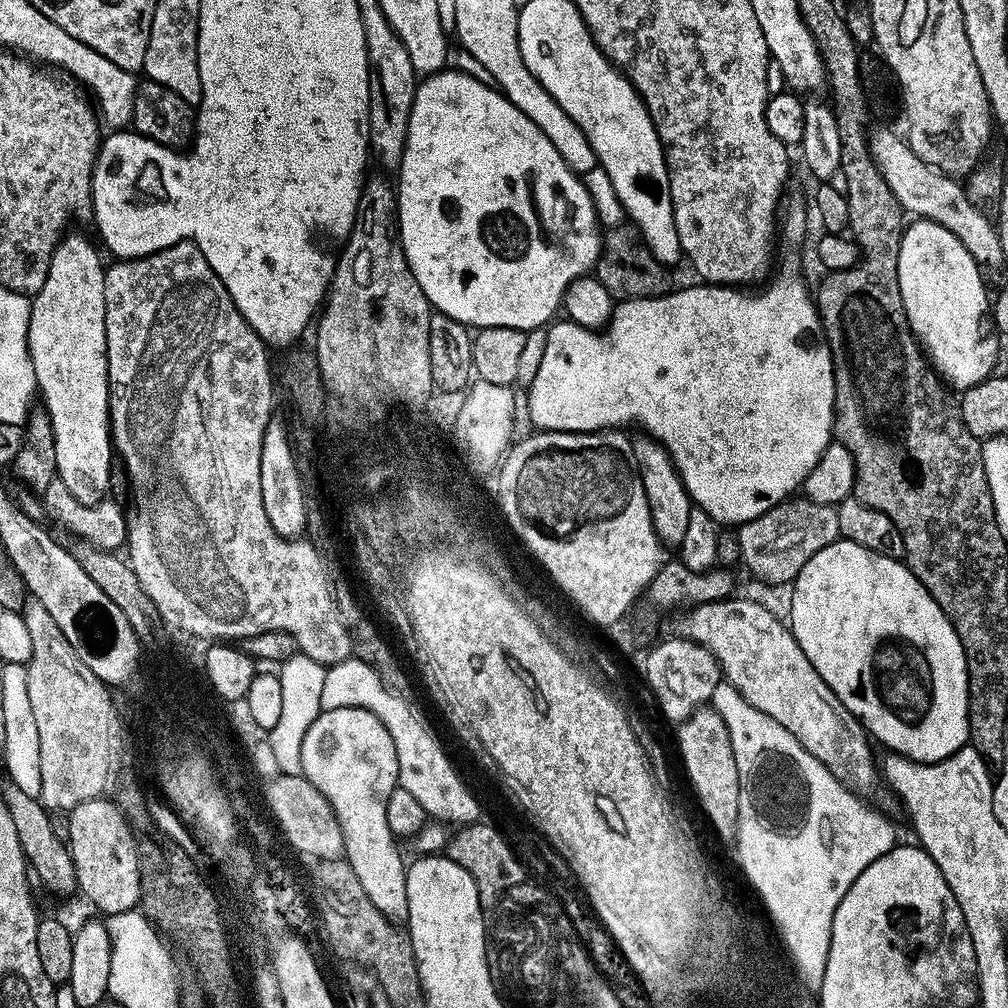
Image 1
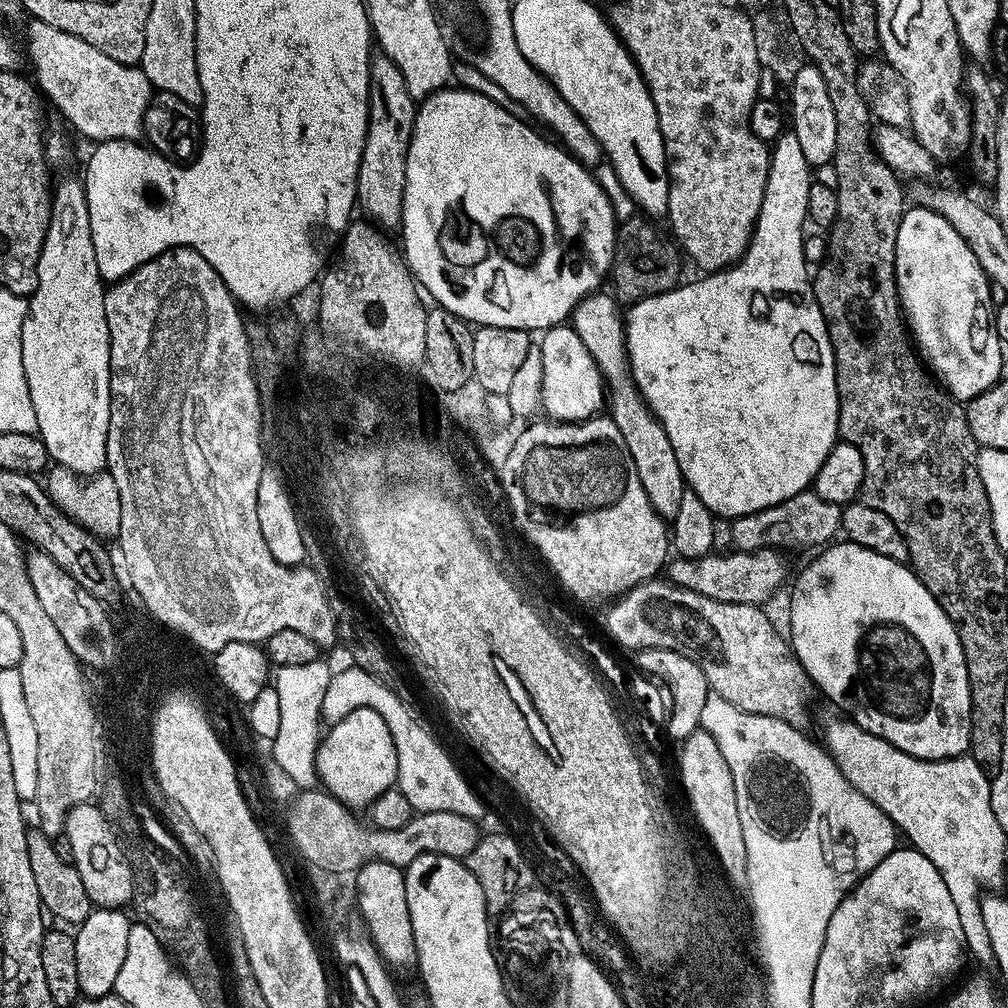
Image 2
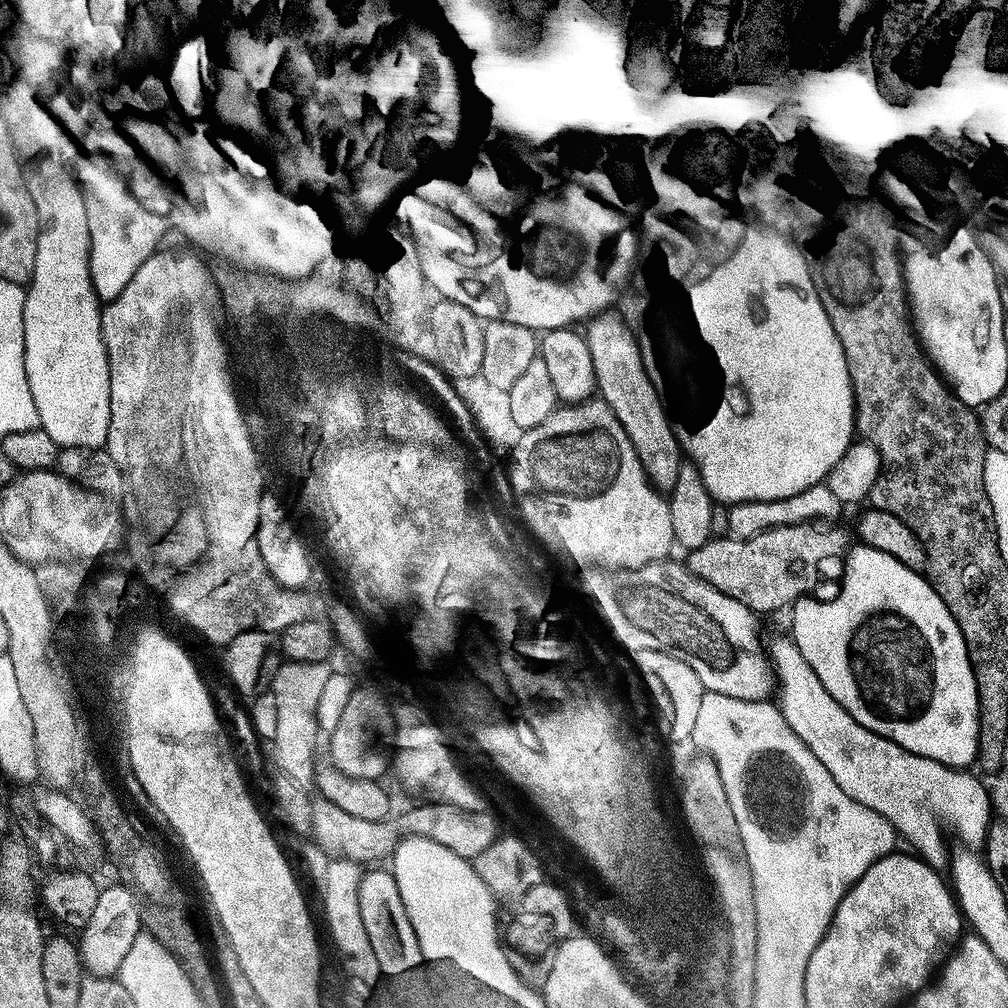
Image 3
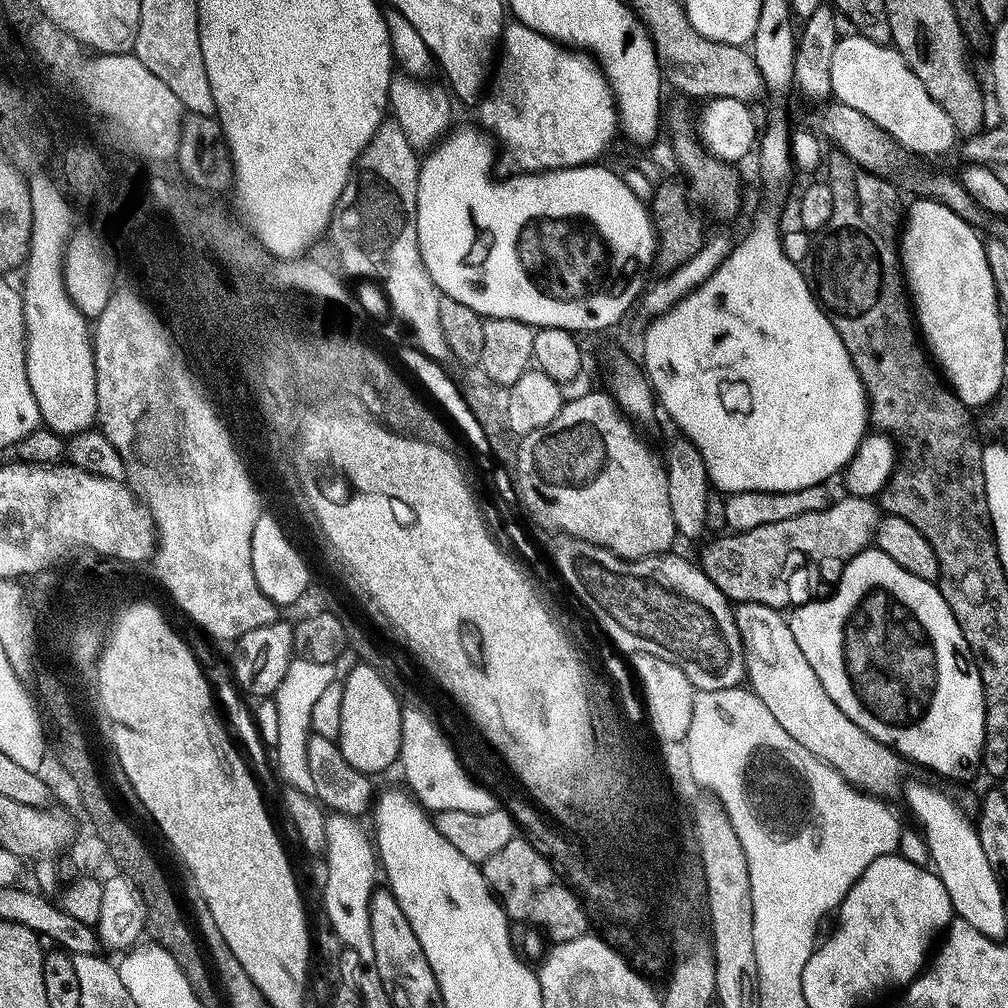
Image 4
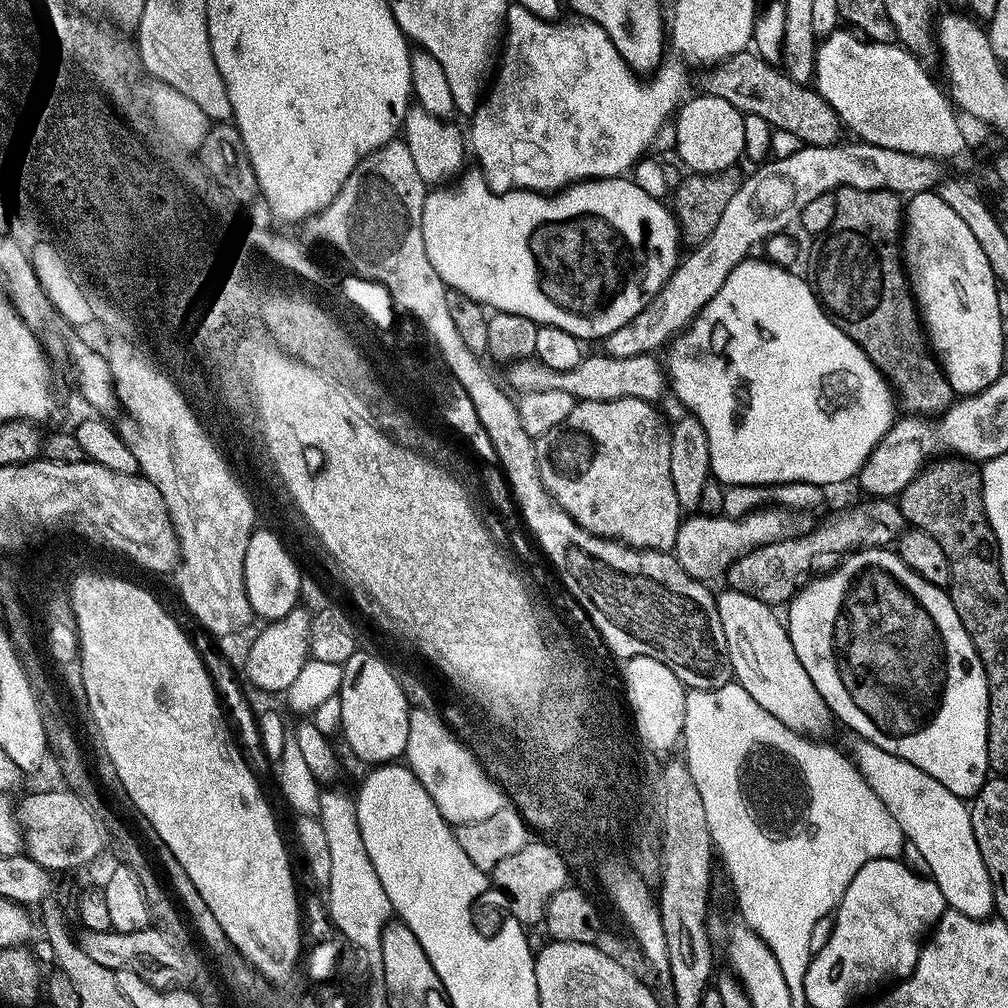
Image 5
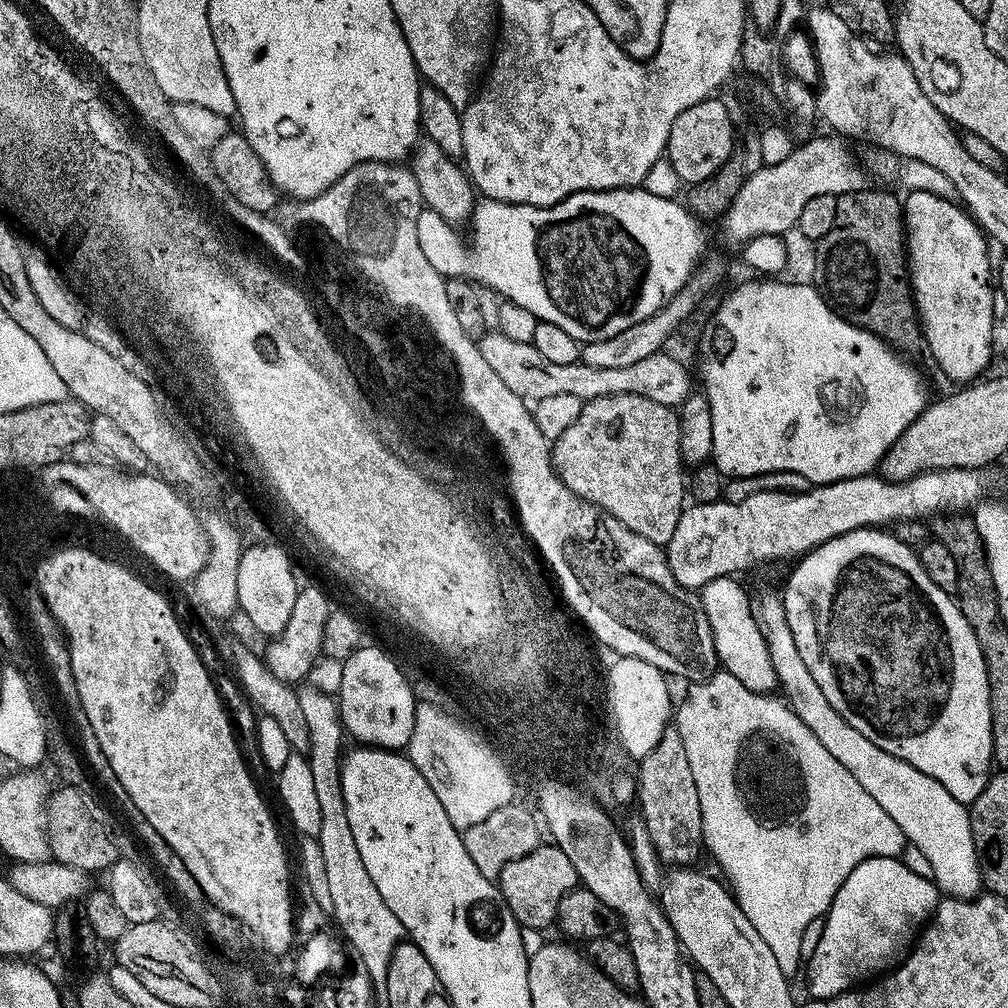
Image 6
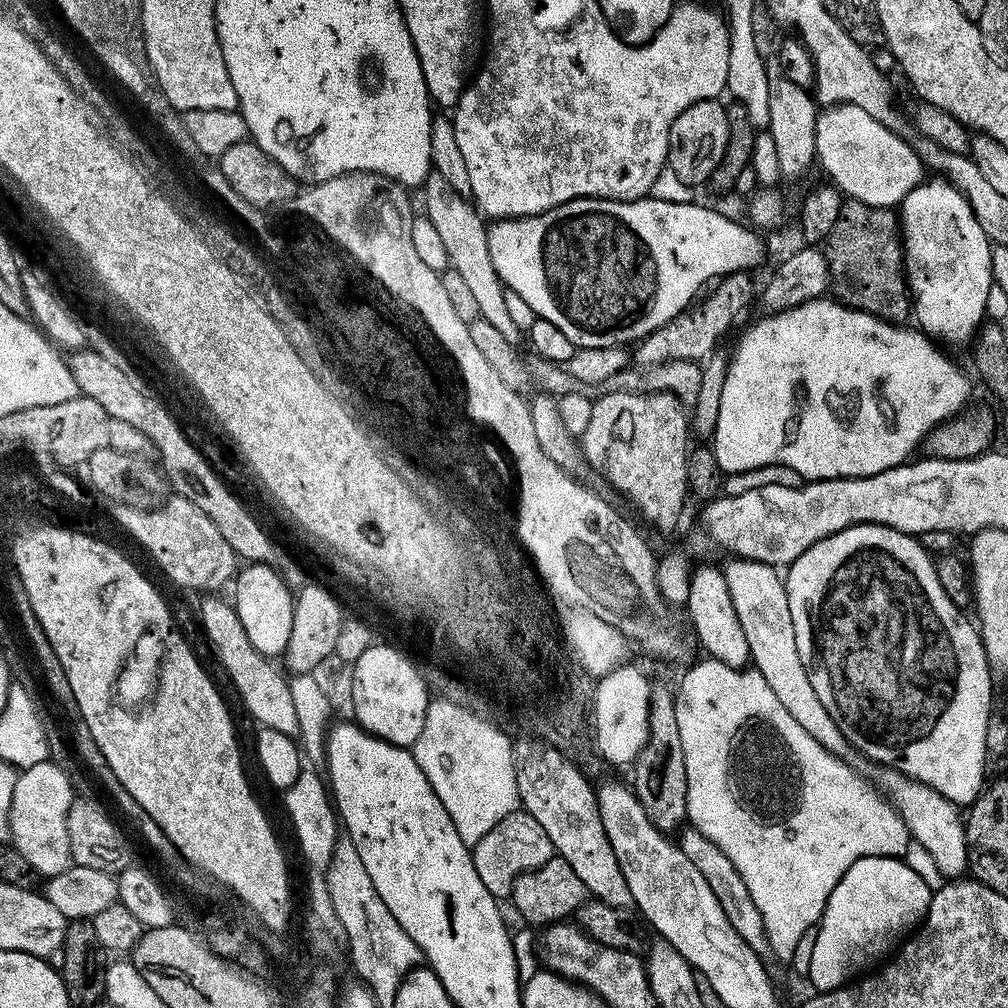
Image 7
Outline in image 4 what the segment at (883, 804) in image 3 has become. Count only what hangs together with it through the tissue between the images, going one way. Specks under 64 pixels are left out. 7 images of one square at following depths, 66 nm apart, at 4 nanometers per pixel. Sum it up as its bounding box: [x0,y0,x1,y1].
[734,603,906,798]

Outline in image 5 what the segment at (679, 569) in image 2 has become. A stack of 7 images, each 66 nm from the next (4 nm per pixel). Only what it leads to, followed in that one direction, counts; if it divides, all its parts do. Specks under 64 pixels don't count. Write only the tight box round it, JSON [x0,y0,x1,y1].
[727,498,906,606]

